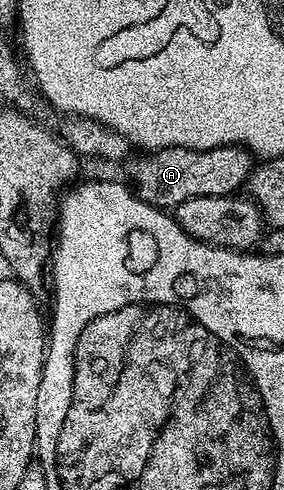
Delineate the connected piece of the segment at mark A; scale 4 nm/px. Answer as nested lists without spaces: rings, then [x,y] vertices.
[[[223,144],[221,148],[205,152],[196,152],[193,148],[157,148],[134,160],[127,165],[131,187],[141,200],[165,210],[174,210],[186,198],[239,193],[247,185],[254,167],[252,153],[239,144]]]

